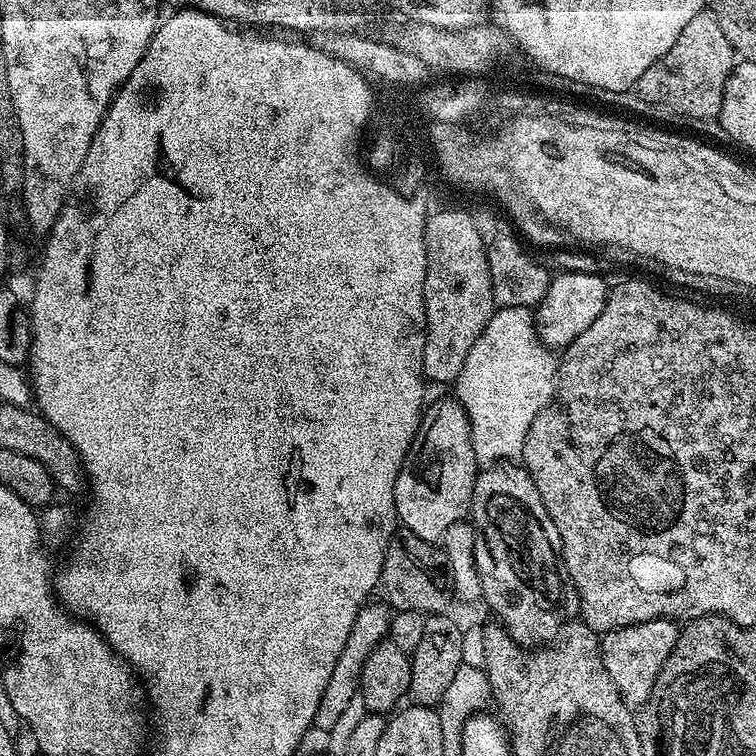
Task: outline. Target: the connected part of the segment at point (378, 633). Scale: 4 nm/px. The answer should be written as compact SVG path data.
M378 594L369 596L359 608L353 629L350 630L350 635L346 638L346 645L342 648L342 653L339 654L338 660L335 662L334 672L326 684L325 693L322 694L322 701L318 704L318 712L315 715L313 724L315 731L318 730L322 734L331 732L350 704L357 699L361 670L364 669L366 658L373 652L374 647L387 639L391 617L391 604Z

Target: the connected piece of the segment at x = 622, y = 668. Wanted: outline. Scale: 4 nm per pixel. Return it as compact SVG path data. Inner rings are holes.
M665 618L631 624L625 628L615 628L613 632L603 633L600 641L602 662L606 666L606 674L610 674L610 682L614 682L625 704L639 706L650 698L650 690L680 636L681 629L676 628L676 624L675 619Z

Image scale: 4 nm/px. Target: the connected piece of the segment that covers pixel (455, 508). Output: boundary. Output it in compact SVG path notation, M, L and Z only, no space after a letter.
M455 398L436 400L433 404L431 401L420 417L416 436L400 468L398 482L394 482L394 506L397 521L407 531L418 534L418 538L433 542L439 541L454 522L465 519L469 515L477 471L478 461L472 445L472 427L466 410Z

